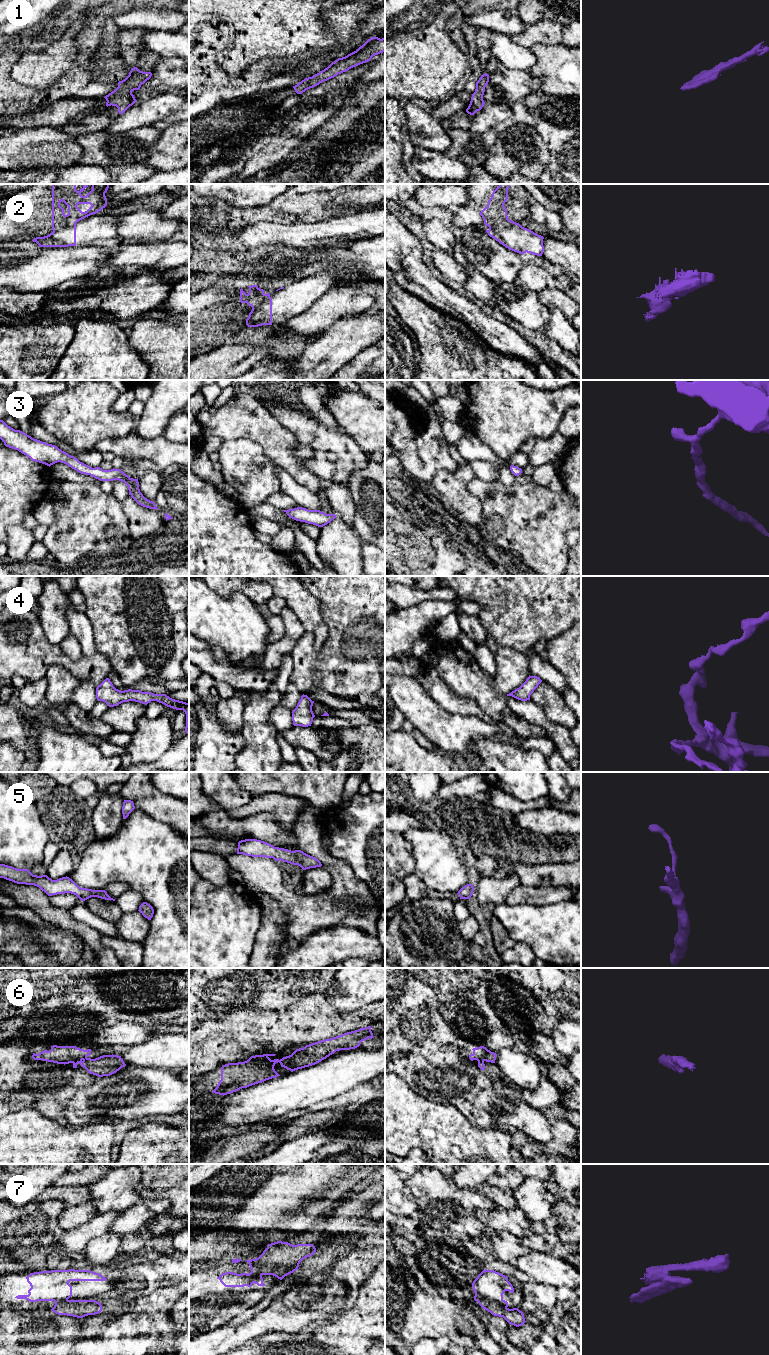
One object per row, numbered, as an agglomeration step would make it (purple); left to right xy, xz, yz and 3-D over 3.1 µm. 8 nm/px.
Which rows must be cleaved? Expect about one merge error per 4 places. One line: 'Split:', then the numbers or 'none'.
Split: 2, 6, 7

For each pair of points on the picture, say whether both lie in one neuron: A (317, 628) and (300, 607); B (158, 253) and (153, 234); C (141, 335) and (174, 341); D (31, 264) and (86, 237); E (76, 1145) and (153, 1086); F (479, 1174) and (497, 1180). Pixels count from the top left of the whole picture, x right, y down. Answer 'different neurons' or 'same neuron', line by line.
A: same neuron
B: different neurons
C: same neuron
D: different neurons
E: different neurons
F: different neurons

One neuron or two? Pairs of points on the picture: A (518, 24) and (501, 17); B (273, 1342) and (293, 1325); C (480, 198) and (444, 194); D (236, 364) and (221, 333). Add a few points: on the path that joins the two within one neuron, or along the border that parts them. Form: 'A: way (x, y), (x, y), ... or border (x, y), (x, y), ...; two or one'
A: way (514, 24), (505, 21); one
B: border (273, 1331), (268, 1333); two
C: border (467, 194), (470, 200); two
D: border (226, 343), (215, 349); two

